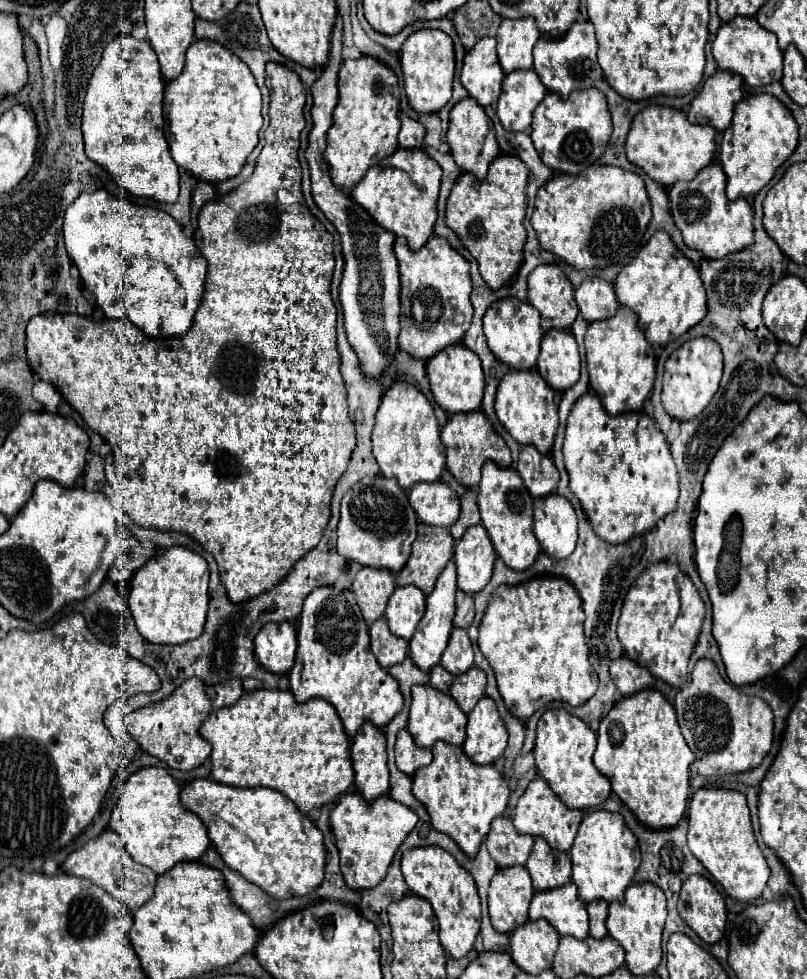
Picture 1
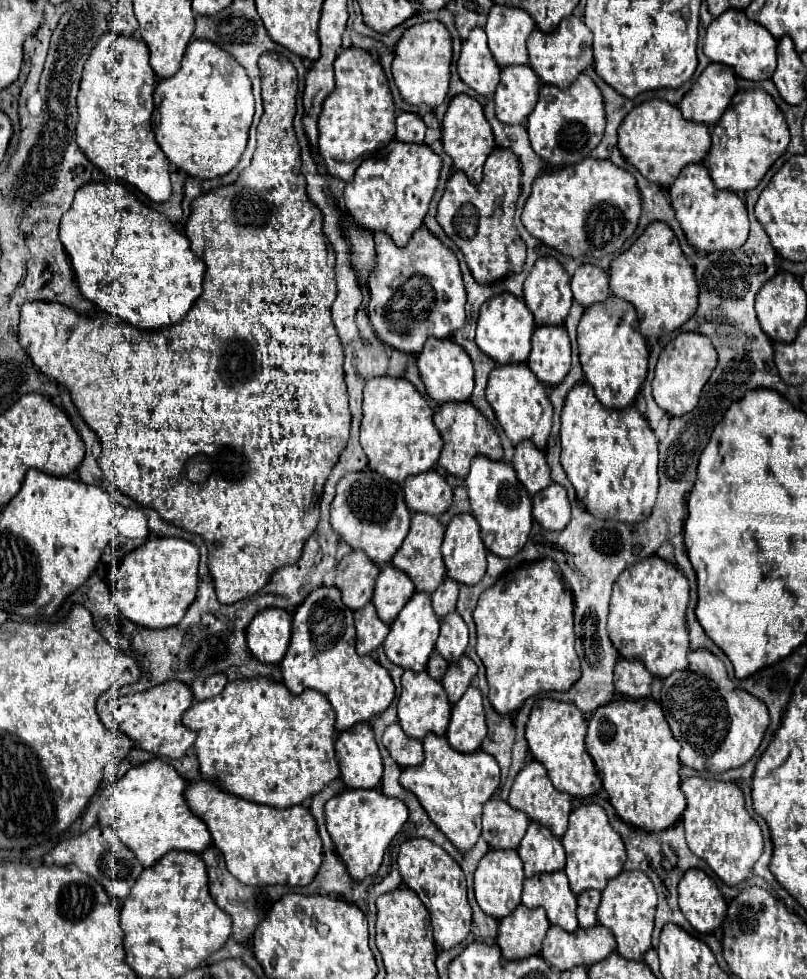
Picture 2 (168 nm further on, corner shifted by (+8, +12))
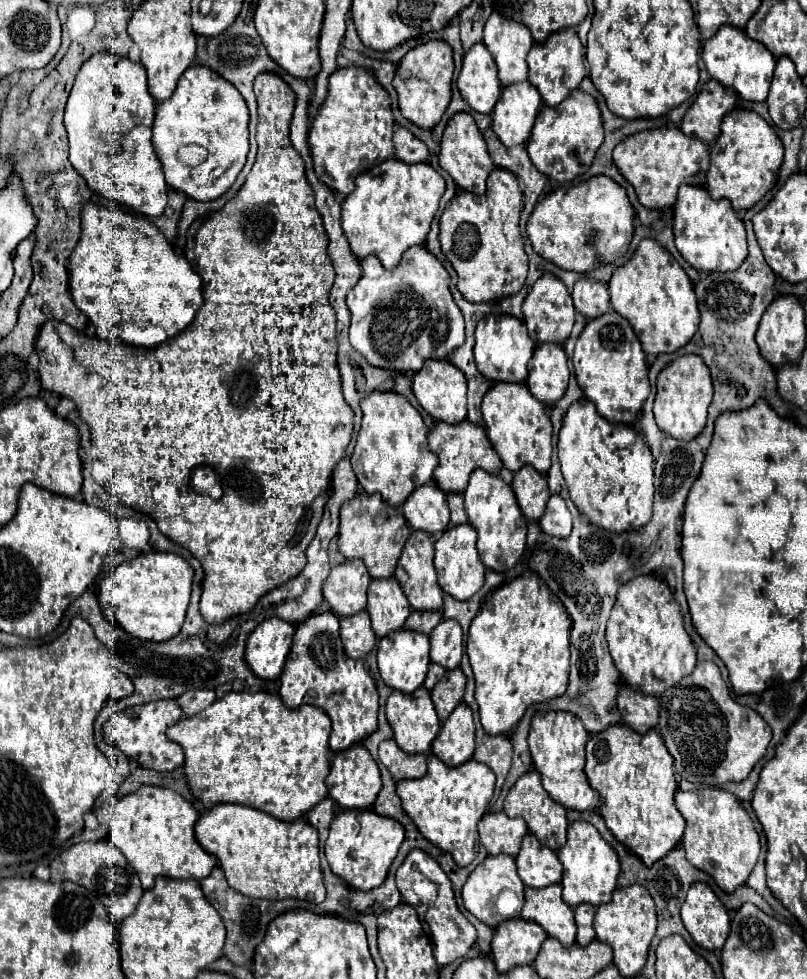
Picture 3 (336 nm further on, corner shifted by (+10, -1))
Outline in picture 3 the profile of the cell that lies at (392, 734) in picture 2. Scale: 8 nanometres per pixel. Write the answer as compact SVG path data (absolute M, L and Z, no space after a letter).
M394 740L380 744L380 762L390 770L392 778L422 778L426 774L426 754L404 754Z

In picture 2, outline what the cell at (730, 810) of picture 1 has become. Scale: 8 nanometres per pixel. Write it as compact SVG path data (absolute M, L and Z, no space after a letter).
M690 777L682 781L682 791L688 799L682 823L690 851L704 859L726 885L740 885L750 877L754 863L762 855L760 825L748 815L740 787L736 783Z

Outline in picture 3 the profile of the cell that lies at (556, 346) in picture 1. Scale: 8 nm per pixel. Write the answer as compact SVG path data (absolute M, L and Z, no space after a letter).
M540 344L528 364L528 388L536 400L554 404L568 388L568 358L560 344Z

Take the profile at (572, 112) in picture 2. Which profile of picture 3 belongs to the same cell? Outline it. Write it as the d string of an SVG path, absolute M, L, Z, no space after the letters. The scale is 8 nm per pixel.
M574 90L560 106L556 108L544 106L540 110L540 116L536 118L536 124L532 128L532 136L526 144L526 150L532 158L532 164L542 174L564 184L572 182L576 176L580 176L584 170L590 168L594 154L602 142L604 142L604 128L596 100L582 90Z

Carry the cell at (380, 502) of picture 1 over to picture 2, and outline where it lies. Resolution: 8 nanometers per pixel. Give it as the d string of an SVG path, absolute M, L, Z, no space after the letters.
M372 469L346 473L336 485L336 497L330 507L330 525L334 527L334 531L338 533L338 537L342 541L346 541L352 549L364 551L374 563L378 563L378 565L390 563L390 559L394 557L394 551L398 551L398 547L402 545L402 541L408 533L408 527L410 527L410 509L404 503L402 485L394 483L382 475L376 475Z

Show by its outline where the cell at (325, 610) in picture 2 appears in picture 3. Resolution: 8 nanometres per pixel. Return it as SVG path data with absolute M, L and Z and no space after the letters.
M318 612L298 624L294 644L280 676L280 698L288 708L312 704L322 708L332 720L330 750L342 752L362 742L378 728L378 692L364 660L346 656L338 632L338 616L334 612Z

